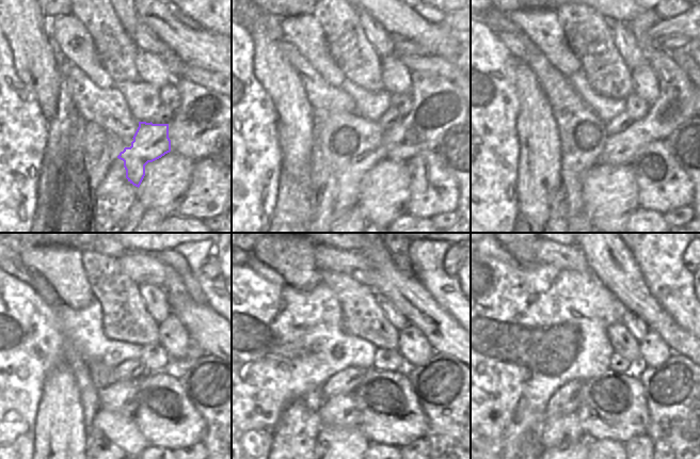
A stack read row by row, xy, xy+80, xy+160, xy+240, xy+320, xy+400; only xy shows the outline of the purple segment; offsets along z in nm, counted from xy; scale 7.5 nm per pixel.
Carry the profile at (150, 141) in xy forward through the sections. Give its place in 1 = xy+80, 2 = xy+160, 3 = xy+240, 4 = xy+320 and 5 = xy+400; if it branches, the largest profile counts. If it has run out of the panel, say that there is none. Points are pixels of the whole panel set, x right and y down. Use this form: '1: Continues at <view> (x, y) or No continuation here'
1: Continues at xy+80 (348, 196)
2: Continues at xy+160 (581, 210)
3: No continuation here
4: No continuation here
5: No continuation here

